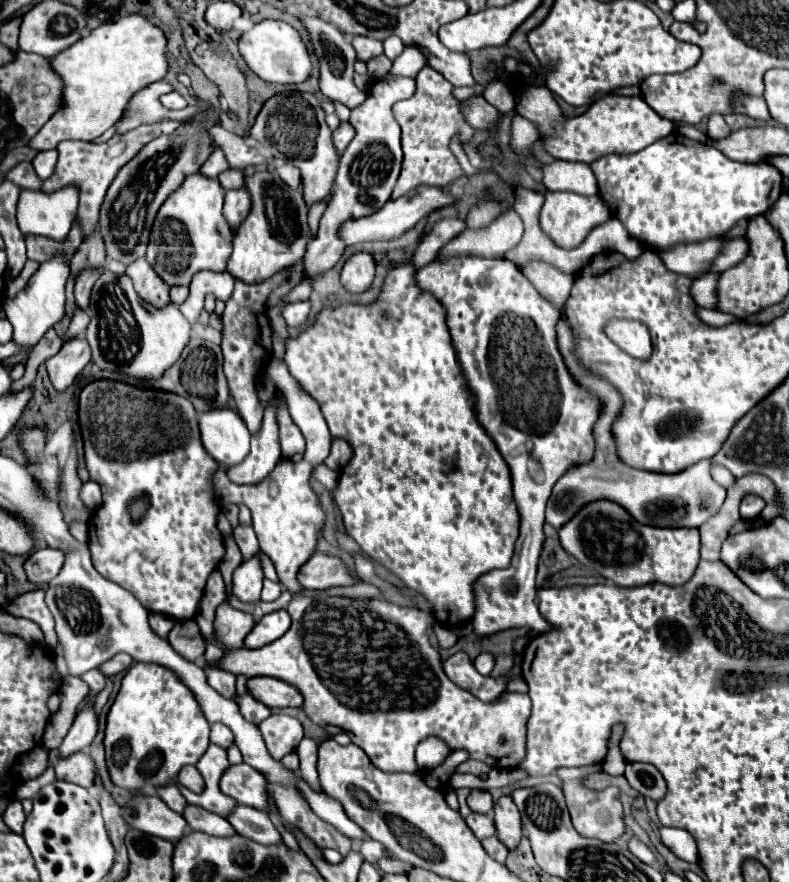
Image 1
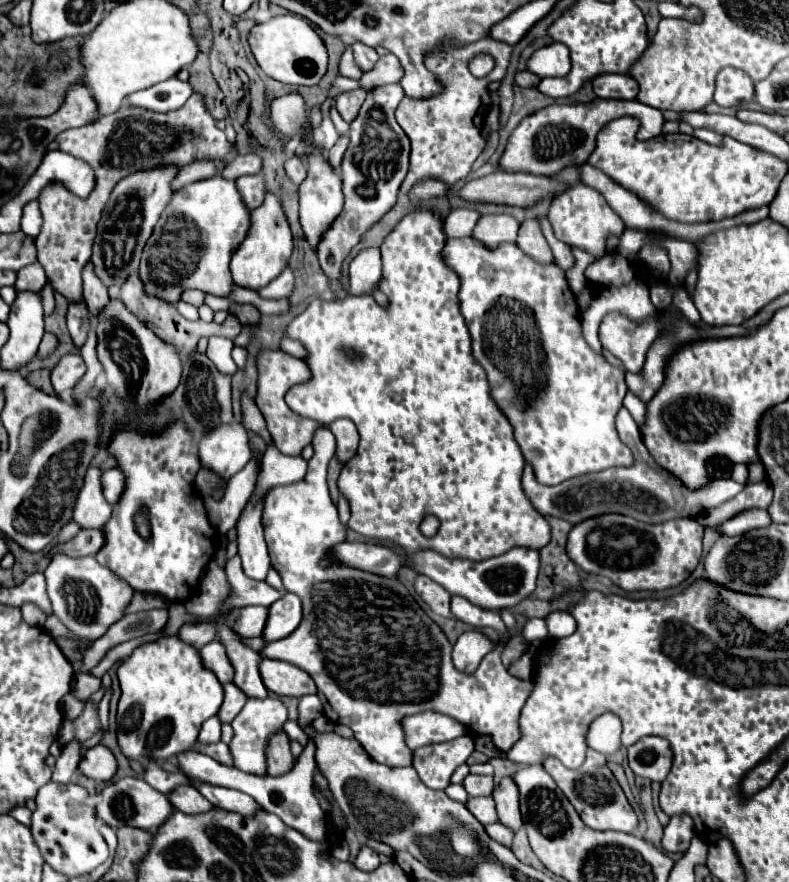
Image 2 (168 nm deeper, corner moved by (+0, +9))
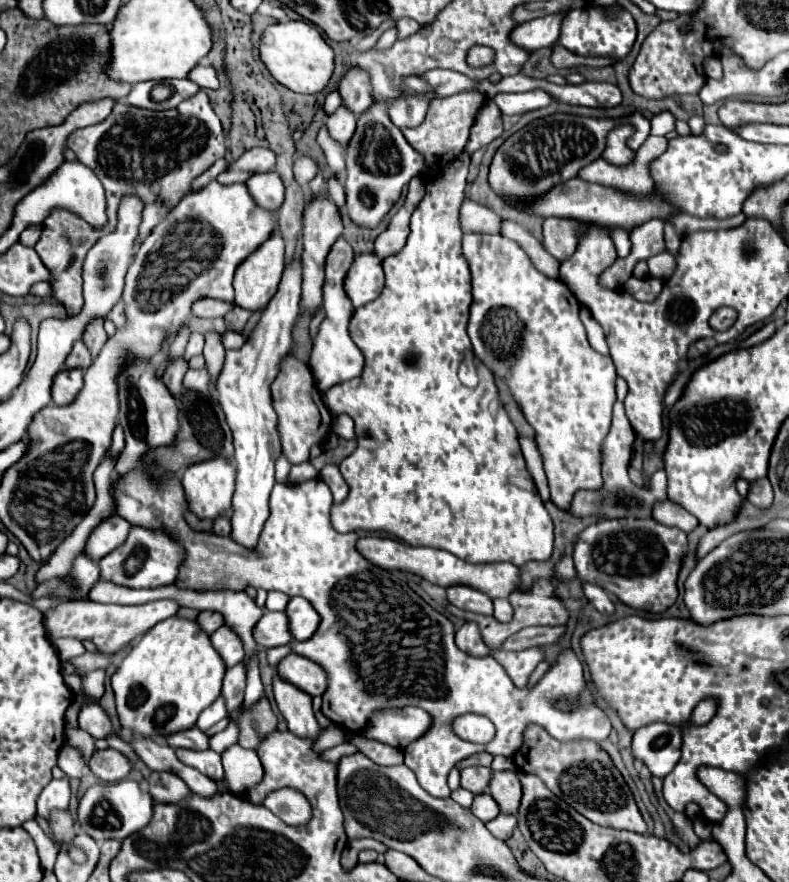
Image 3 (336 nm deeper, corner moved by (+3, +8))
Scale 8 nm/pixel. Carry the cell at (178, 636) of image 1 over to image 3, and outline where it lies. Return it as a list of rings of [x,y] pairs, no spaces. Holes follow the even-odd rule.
[[[203,611],[203,613],[197,617],[197,623],[201,625],[203,631],[207,631],[207,633],[211,635],[213,631],[217,631],[217,629],[225,623],[225,619],[223,619],[223,615],[217,613],[217,611]]]

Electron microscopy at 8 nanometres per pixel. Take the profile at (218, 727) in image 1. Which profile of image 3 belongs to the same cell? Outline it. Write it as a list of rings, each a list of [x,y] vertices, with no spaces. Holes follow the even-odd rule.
[[[237,663],[227,669],[225,679],[223,679],[223,695],[227,701],[227,711],[233,711],[241,707],[243,703],[243,693],[245,693],[245,663]]]

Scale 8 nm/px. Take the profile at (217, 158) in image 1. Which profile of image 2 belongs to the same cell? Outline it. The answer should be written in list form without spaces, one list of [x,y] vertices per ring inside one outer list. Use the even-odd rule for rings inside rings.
[[[198,160],[198,162],[190,162],[188,166],[184,166],[178,176],[172,182],[174,190],[180,190],[180,186],[186,186],[194,180],[202,180],[202,178],[210,178],[214,174],[218,174],[218,166],[222,164],[222,160]]]

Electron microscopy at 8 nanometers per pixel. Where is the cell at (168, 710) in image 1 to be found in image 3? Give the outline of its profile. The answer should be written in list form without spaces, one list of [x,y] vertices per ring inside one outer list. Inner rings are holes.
[[[169,617],[157,623],[143,635],[141,641],[133,645],[133,649],[127,653],[117,673],[111,677],[111,687],[115,691],[117,713],[123,729],[161,741],[161,737],[165,735],[193,727],[197,723],[199,713],[205,707],[209,707],[213,699],[217,699],[217,693],[221,693],[225,669],[227,667],[221,655],[213,649],[209,635],[199,627],[197,621],[189,621],[183,617]]]

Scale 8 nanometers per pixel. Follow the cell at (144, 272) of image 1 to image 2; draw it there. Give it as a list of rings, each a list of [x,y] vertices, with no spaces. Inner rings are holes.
[[[138,272],[130,274],[130,276],[124,280],[122,290],[120,290],[120,298],[122,298],[122,302],[124,302],[138,318],[144,318],[144,322],[148,324],[148,328],[152,328],[156,334],[160,334],[160,338],[164,338],[166,342],[172,340],[172,342],[180,348],[180,352],[192,352],[192,350],[196,348],[200,336],[212,336],[212,334],[216,334],[216,336],[224,336],[224,338],[234,340],[234,338],[240,334],[240,328],[242,328],[240,320],[236,320],[232,314],[228,314],[228,318],[226,318],[222,324],[202,322],[202,320],[188,322],[186,318],[180,316],[180,312],[176,310],[174,304],[164,302],[164,300],[160,300],[160,298],[156,298],[156,296],[150,296],[150,294],[146,292],[146,286],[144,286],[144,282],[140,280],[140,274],[138,274]]]

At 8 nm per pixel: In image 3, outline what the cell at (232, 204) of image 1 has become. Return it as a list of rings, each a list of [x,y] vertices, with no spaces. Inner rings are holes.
[[[275,171],[249,177],[247,189],[253,195],[253,199],[257,201],[257,205],[261,205],[269,211],[277,211],[285,201],[285,185],[281,181],[281,175],[277,175]]]

